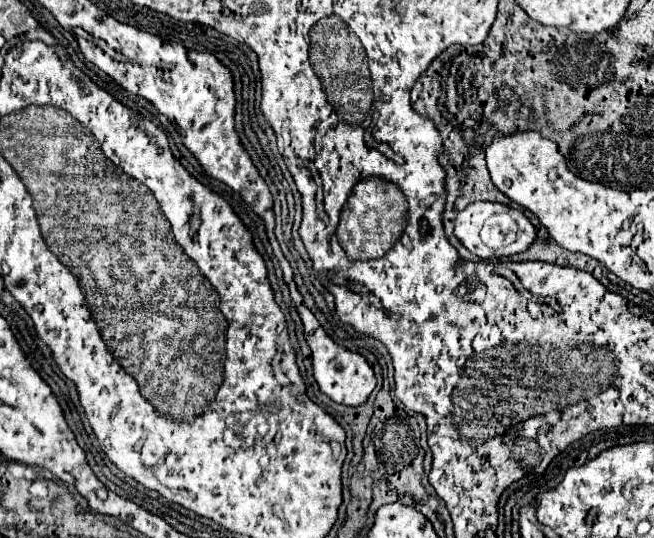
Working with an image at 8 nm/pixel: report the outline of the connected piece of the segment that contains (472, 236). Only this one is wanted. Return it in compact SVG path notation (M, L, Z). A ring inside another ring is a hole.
M475 201L457 215L455 235L473 255L481 259L491 259L491 257L509 257L527 251L537 239L537 229L519 209L501 203Z

